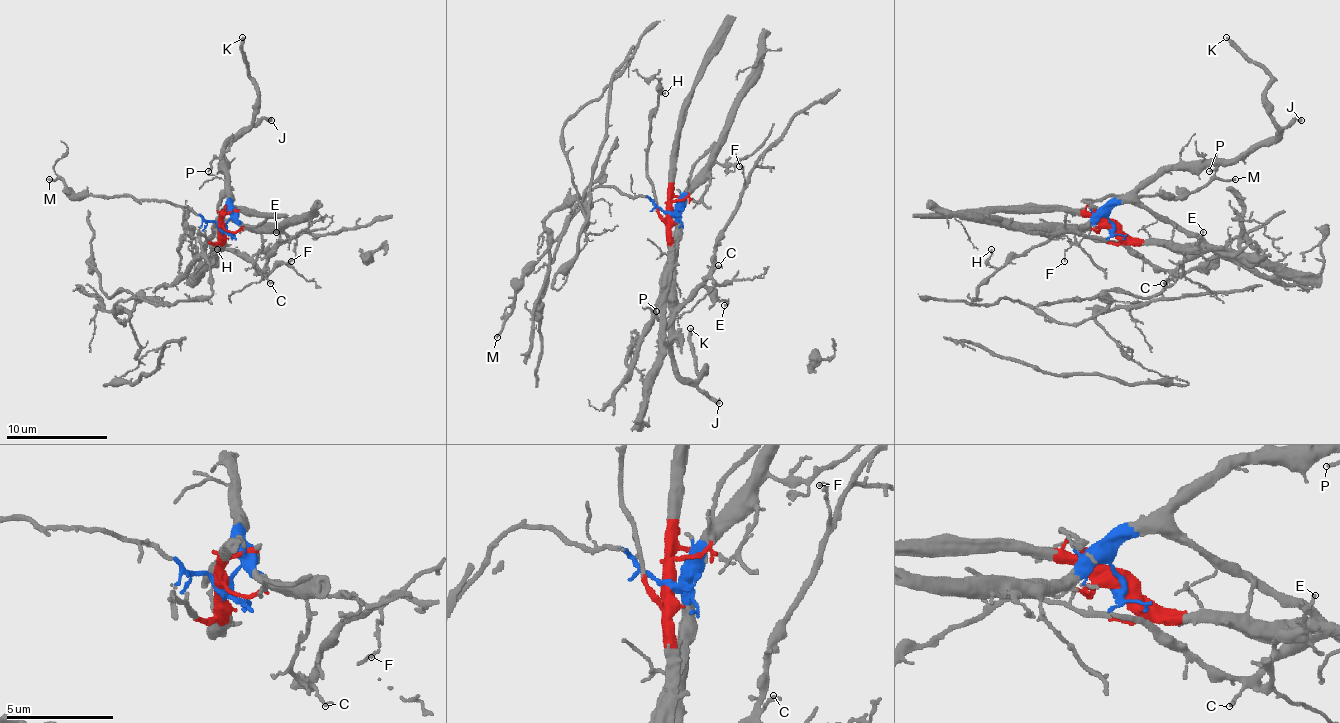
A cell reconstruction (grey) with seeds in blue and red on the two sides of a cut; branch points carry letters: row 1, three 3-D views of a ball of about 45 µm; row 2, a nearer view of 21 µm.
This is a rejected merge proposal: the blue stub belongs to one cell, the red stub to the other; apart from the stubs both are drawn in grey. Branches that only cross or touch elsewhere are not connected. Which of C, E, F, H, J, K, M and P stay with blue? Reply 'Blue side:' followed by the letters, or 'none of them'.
Blue side: J, K, M, P

